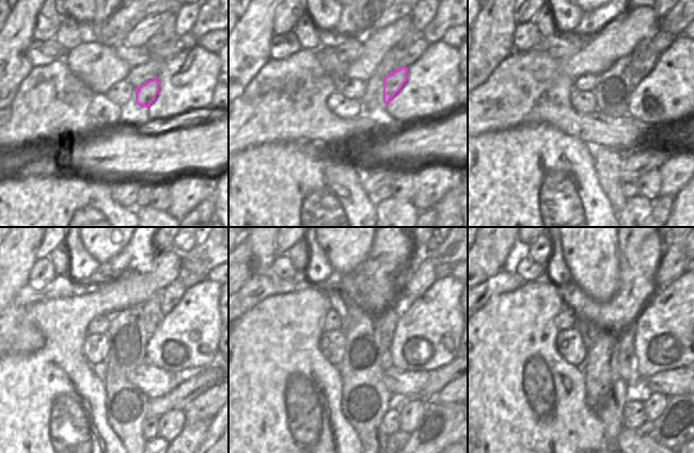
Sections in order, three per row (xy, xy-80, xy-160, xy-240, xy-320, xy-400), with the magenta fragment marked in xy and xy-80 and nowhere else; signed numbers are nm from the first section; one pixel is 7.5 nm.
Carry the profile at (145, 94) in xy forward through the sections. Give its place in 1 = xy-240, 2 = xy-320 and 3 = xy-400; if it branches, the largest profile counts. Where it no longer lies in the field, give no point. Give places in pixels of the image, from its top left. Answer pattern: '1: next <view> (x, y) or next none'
1: next xy-240 (171, 295)
2: next xy-320 (424, 276)
3: next xy-400 (672, 261)

